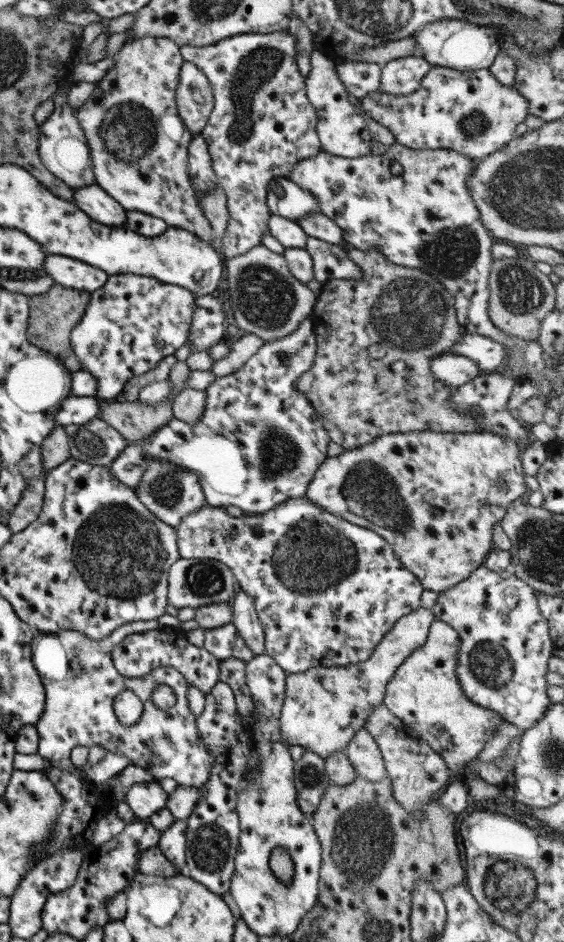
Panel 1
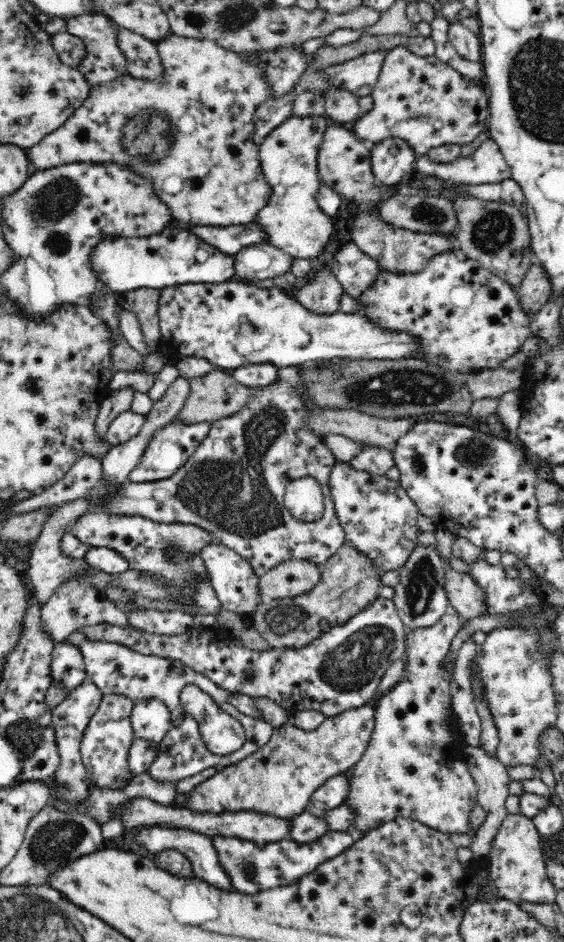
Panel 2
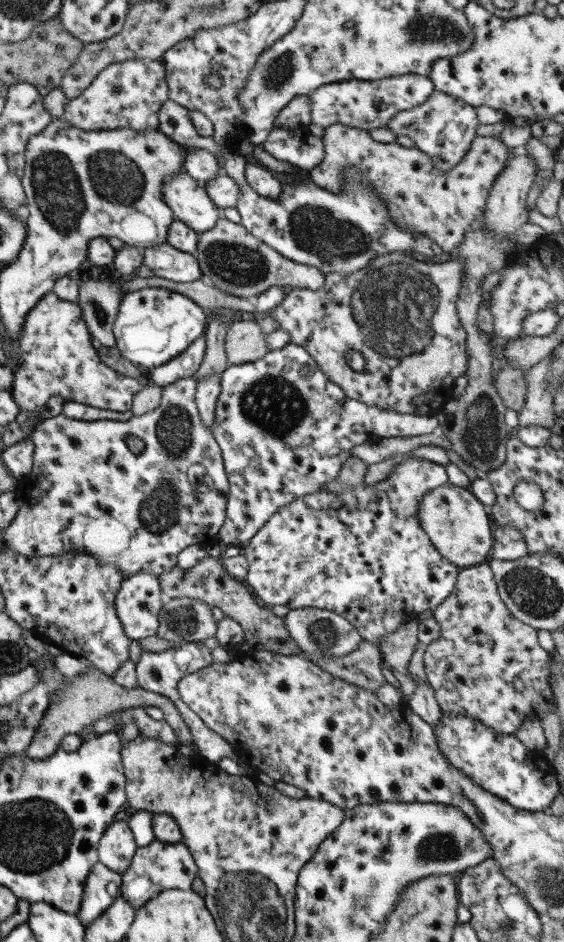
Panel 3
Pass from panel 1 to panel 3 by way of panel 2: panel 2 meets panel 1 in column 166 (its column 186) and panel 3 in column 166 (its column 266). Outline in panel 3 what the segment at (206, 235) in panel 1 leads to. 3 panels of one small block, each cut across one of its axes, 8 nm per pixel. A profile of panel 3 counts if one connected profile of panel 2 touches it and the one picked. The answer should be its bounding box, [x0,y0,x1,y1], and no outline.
[61,59,221,234]

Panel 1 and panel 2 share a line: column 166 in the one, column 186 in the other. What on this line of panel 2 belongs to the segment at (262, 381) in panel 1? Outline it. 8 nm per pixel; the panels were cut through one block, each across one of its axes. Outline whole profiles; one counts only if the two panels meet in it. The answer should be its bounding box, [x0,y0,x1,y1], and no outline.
[128,417,209,483]

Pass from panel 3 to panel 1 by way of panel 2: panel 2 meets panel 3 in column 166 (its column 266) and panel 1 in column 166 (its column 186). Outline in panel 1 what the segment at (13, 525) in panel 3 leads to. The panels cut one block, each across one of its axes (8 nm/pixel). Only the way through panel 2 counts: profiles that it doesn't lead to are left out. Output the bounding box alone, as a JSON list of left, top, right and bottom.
[134,459,207,528]

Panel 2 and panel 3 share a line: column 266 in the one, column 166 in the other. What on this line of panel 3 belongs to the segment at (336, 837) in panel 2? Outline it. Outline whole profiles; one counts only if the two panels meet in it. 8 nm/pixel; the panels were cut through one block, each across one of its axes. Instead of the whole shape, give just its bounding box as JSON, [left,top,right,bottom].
[119,839,197,907]

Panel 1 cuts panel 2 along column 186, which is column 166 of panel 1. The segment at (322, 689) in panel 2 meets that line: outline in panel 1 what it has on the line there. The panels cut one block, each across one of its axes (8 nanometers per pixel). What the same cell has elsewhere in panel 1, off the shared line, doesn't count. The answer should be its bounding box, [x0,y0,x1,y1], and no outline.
[111,629,219,694]

